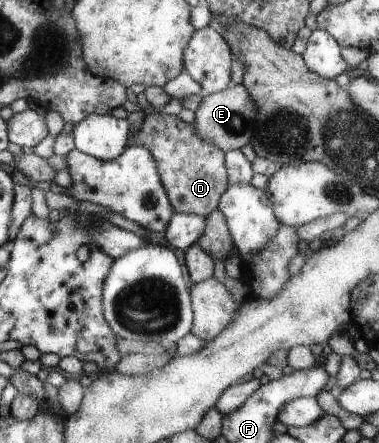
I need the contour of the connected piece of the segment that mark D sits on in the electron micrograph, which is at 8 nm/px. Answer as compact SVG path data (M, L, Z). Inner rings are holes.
M158 110L154 115L137 116L141 123L135 135L135 144L147 146L158 164L162 184L166 188L175 211L192 213L206 218L212 211L218 209L223 193L229 184L226 169L225 151L209 142L204 142L199 136L197 127L183 122L179 117Z

